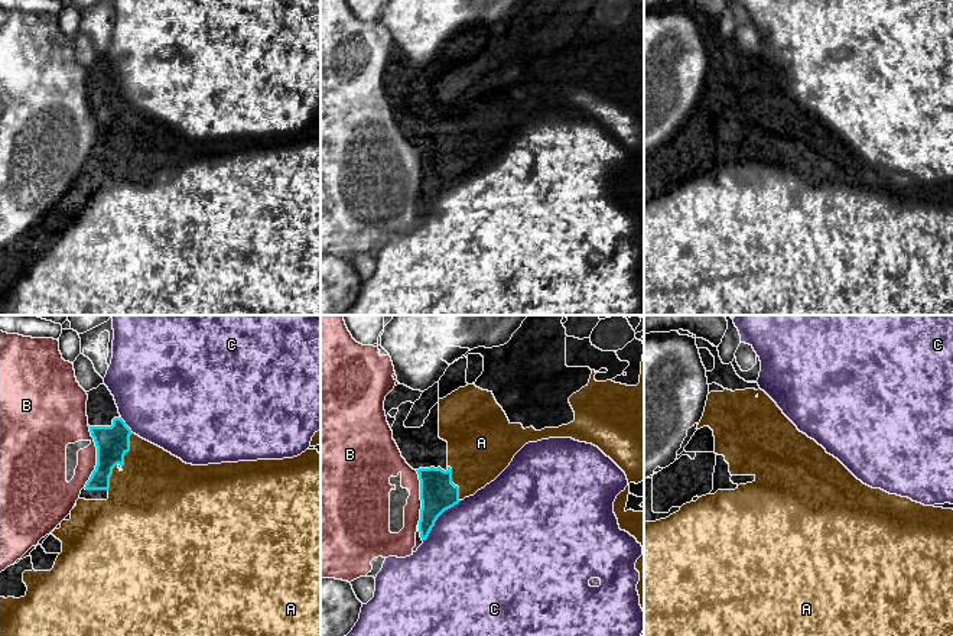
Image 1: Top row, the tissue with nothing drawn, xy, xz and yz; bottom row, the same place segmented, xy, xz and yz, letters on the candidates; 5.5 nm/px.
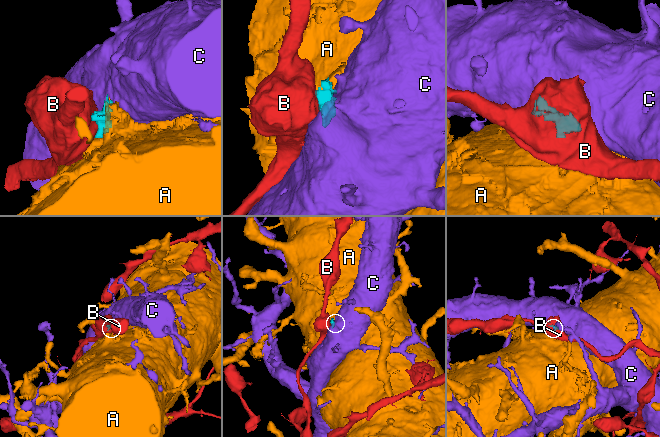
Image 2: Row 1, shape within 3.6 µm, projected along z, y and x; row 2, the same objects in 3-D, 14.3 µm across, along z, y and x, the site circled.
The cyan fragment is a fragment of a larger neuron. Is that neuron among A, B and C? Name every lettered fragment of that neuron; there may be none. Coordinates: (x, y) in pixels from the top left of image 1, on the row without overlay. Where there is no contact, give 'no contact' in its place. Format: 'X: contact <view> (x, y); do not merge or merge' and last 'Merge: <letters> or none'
A: contact xz (452, 159); merge
B: contact xy (97, 133); do not merge
C: contact xz (438, 192); do not merge
Merge: A

